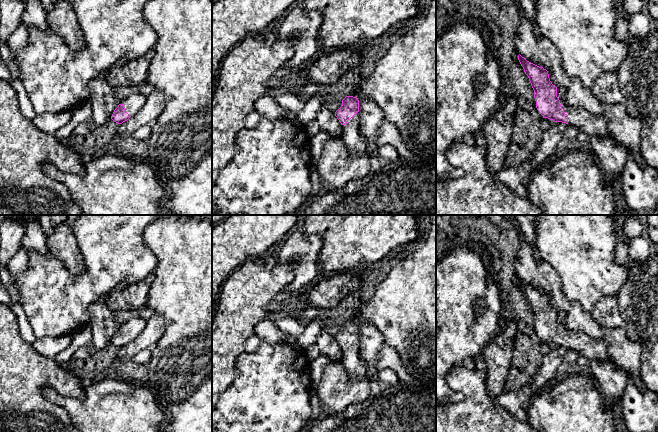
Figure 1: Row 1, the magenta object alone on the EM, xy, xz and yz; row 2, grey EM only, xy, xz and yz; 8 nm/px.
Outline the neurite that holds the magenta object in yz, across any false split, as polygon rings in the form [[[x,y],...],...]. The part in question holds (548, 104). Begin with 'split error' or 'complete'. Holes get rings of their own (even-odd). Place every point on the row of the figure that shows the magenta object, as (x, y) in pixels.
split error | [[[520,54],[518,60],[534,90],[536,108],[543,118],[577,127],[590,137],[613,138],[608,131],[608,121],[583,108],[572,107],[557,97],[557,87],[552,84],[548,71],[527,61]]]

